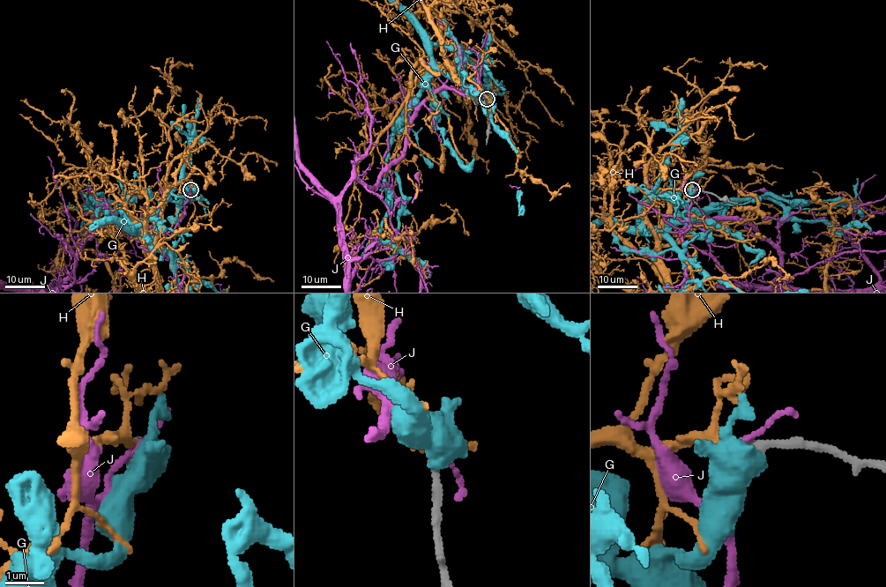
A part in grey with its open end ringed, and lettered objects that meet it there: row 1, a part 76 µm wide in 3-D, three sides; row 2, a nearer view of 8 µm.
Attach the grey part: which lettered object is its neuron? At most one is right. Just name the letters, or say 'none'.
H

